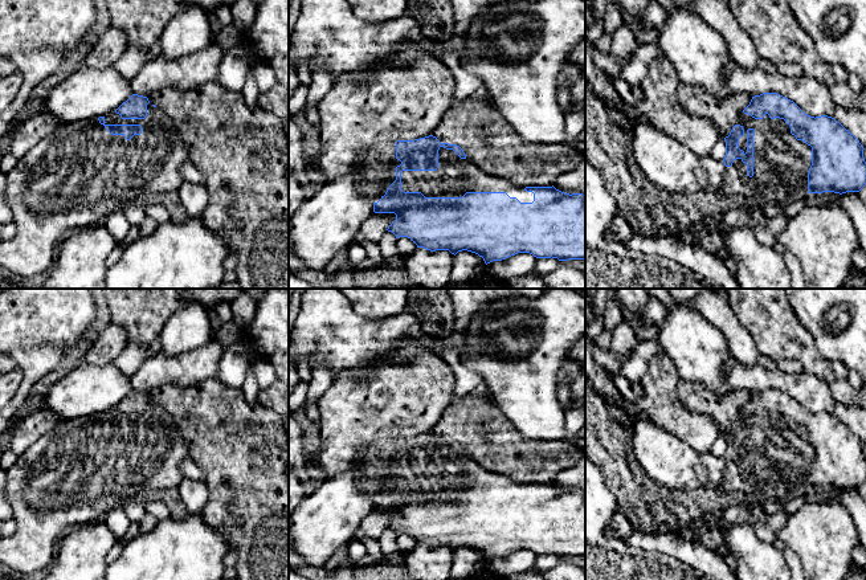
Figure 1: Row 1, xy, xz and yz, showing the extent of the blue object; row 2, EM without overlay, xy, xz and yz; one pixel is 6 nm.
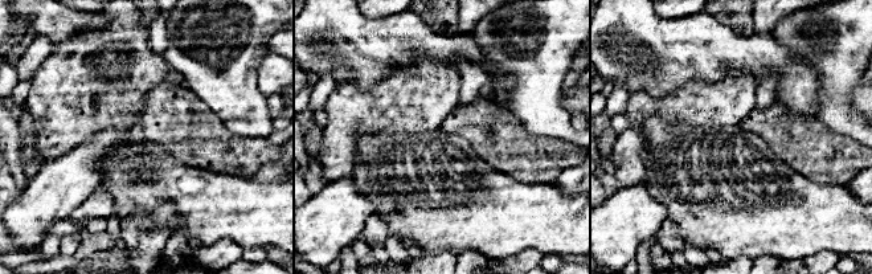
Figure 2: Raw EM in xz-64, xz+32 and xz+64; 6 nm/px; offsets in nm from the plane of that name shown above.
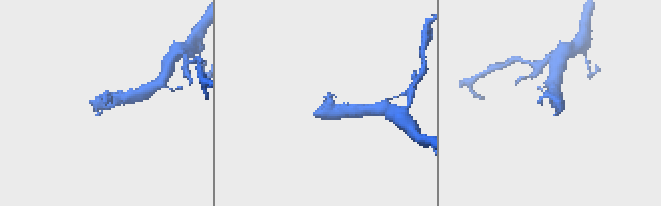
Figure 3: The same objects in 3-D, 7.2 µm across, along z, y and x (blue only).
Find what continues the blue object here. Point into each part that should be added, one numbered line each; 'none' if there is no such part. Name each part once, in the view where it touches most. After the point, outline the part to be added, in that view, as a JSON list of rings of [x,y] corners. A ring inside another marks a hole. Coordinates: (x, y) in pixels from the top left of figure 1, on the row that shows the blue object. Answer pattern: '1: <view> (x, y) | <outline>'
1: xz (454, 176) | [[[440,147],[436,171],[403,171],[401,189],[421,192],[425,197],[462,197],[466,192],[506,192],[520,203],[532,203],[534,193],[507,179],[491,176],[461,159],[453,150]]]

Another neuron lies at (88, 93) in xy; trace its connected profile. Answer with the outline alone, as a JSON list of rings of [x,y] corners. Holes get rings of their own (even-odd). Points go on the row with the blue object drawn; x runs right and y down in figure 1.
[[[83,64],[50,90],[45,98],[45,111],[58,119],[60,124],[98,119],[115,111],[131,95],[130,81],[124,79],[113,66],[93,69]]]

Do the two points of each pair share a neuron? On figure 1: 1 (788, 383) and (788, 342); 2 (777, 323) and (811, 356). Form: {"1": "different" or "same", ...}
{"1": "different", "2": "same"}

